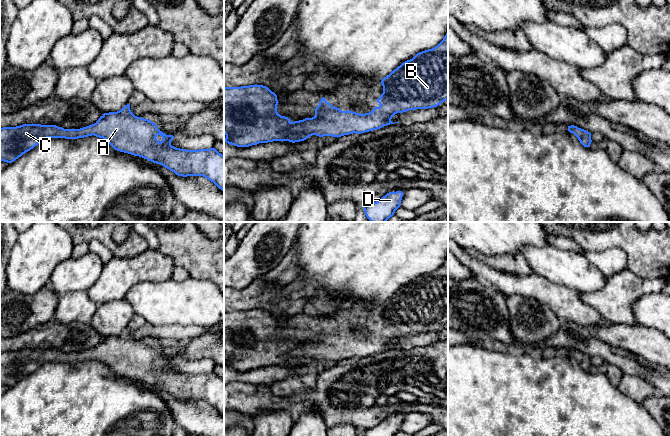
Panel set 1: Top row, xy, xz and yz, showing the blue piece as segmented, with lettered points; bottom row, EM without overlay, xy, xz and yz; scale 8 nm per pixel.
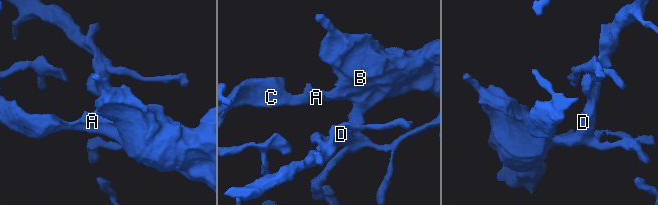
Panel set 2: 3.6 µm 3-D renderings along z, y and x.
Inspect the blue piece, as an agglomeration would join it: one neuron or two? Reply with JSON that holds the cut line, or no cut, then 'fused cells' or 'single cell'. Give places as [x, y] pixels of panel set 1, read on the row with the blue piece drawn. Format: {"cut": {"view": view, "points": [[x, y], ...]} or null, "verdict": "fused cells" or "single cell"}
{"cut": null, "verdict": "single cell"}

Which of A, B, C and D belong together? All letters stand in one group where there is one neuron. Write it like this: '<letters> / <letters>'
A B C D

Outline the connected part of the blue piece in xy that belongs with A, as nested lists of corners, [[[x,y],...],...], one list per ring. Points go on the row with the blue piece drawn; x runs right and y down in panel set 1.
[[[129,104],[117,112],[104,113],[96,123],[80,129],[41,124],[0,128],[0,161],[12,163],[47,138],[78,139],[92,135],[105,139],[117,151],[160,164],[178,176],[203,176],[224,192],[224,155],[215,148],[186,150],[172,146],[173,135],[160,131],[152,121],[135,116]]]

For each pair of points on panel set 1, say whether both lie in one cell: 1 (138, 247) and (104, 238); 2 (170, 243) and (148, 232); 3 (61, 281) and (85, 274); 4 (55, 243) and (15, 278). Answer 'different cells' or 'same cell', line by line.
1: same cell
2: different cells
3: same cell
4: same cell

